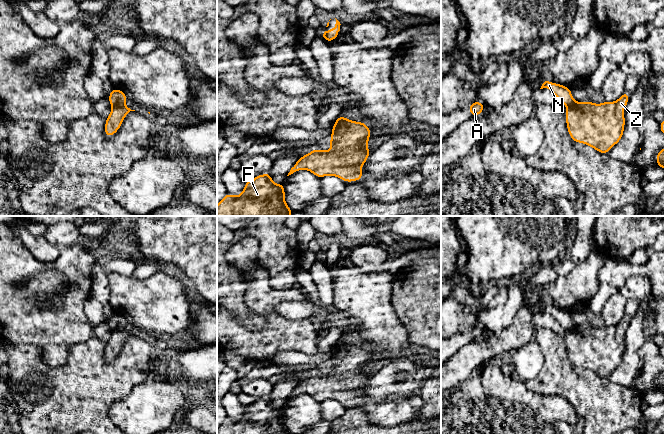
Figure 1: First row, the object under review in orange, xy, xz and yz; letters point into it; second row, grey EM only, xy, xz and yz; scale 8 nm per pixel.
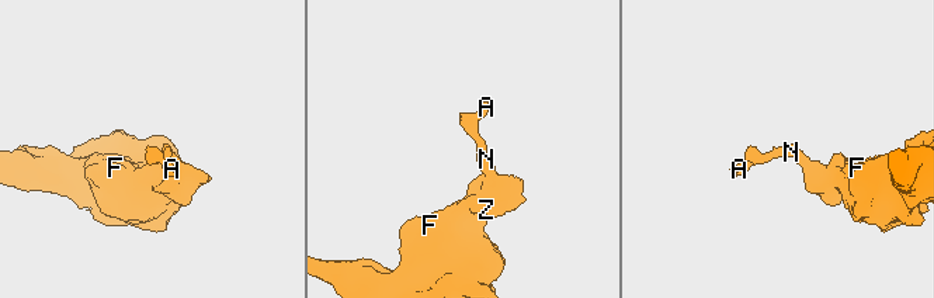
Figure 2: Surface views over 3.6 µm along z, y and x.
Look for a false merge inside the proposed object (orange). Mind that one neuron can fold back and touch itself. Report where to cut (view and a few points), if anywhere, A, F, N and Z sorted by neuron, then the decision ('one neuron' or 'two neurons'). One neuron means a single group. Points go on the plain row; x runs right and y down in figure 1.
cut xy (123, 327), (112, 330); groups A N / F Z; two neurons

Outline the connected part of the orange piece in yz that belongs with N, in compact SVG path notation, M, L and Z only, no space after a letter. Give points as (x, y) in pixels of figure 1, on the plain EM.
M545 305L540 313L543 312L547 312L551 314L554 320L556 320L566 330L570 330L574 327L574 323L569 311L563 310L561 308Z

